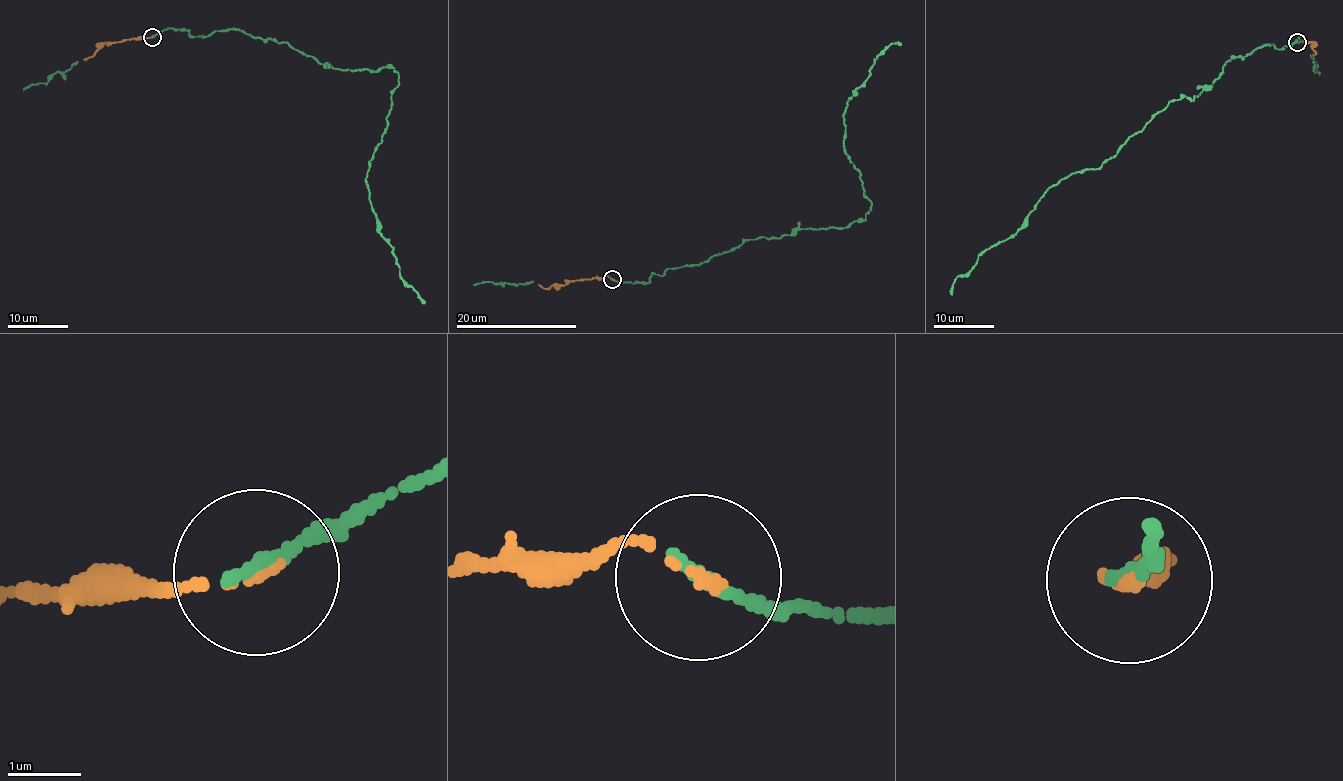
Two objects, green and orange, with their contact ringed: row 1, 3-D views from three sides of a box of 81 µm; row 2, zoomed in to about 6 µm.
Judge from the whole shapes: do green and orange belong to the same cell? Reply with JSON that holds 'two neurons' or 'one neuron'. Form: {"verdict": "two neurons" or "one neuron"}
{"verdict": "one neuron"}

